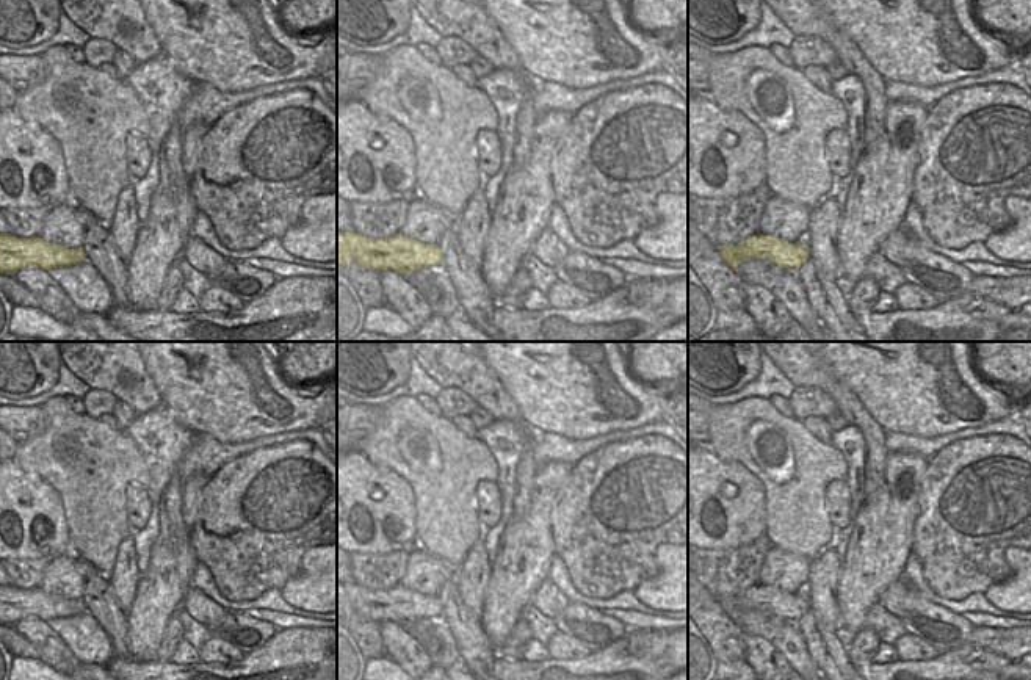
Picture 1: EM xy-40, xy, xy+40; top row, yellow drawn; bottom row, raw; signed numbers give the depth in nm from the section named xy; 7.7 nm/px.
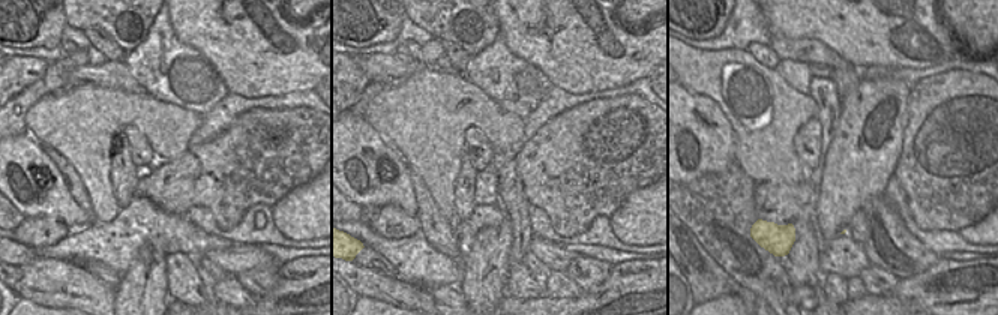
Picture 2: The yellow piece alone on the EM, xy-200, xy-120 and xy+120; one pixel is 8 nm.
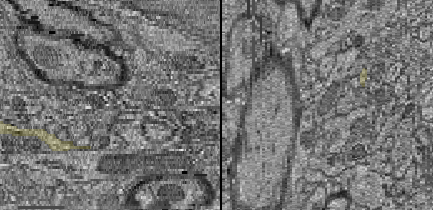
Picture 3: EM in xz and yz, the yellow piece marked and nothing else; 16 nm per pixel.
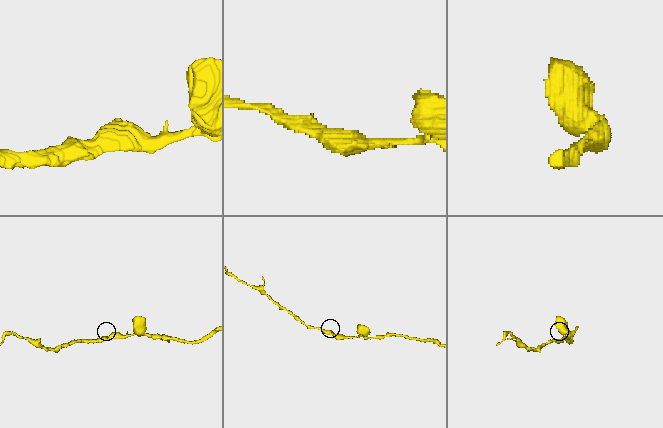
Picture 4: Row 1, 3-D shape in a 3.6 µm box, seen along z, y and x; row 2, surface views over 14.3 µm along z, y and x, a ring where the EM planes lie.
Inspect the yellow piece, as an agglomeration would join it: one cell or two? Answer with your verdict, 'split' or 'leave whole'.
leave whole

